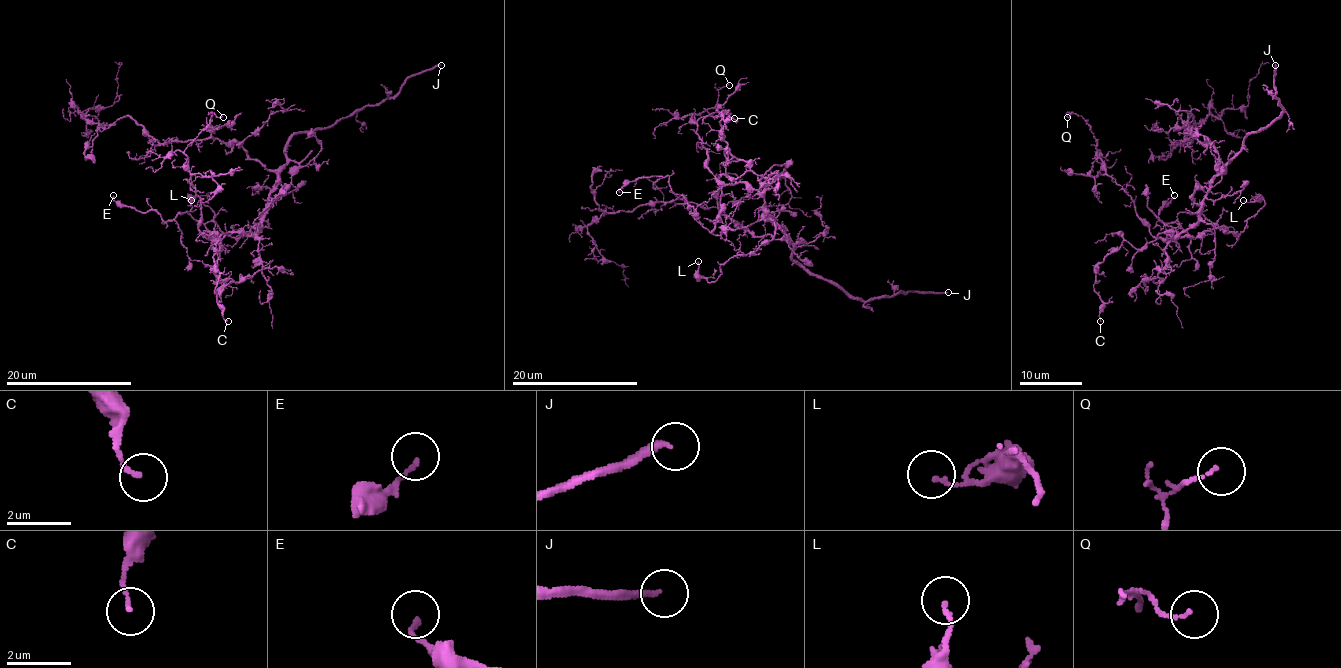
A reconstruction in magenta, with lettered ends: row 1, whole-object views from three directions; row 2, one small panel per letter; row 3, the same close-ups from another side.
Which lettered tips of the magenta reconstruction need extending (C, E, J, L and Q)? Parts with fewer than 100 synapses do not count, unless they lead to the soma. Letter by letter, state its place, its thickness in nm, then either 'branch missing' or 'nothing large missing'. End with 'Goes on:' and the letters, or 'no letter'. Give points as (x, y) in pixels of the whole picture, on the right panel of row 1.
C: at (1100, 321); 130 nm thick; nothing large missing
E: at (1174, 195); 130 nm thick; nothing large missing
J: at (1275, 65); 200 nm thick; branch missing
L: at (1243, 200); 120 nm thick; nothing large missing
Q: at (1067, 117); 90 nm thick; nothing large missing
Goes on: J

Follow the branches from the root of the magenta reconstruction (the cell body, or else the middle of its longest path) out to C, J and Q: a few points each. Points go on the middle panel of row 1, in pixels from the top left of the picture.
C: (773, 237), (784, 233), (765, 214), (762, 195), (726, 174), (721, 112), (725, 119), (734, 118)
J: (773, 237), (784, 239), (792, 247), (792, 258), (802, 266), (838, 283), (863, 300), (910, 291), (948, 292)
Q: (773, 237), (784, 233), (762, 195), (706, 167), (692, 115), (712, 108), (729, 85)

